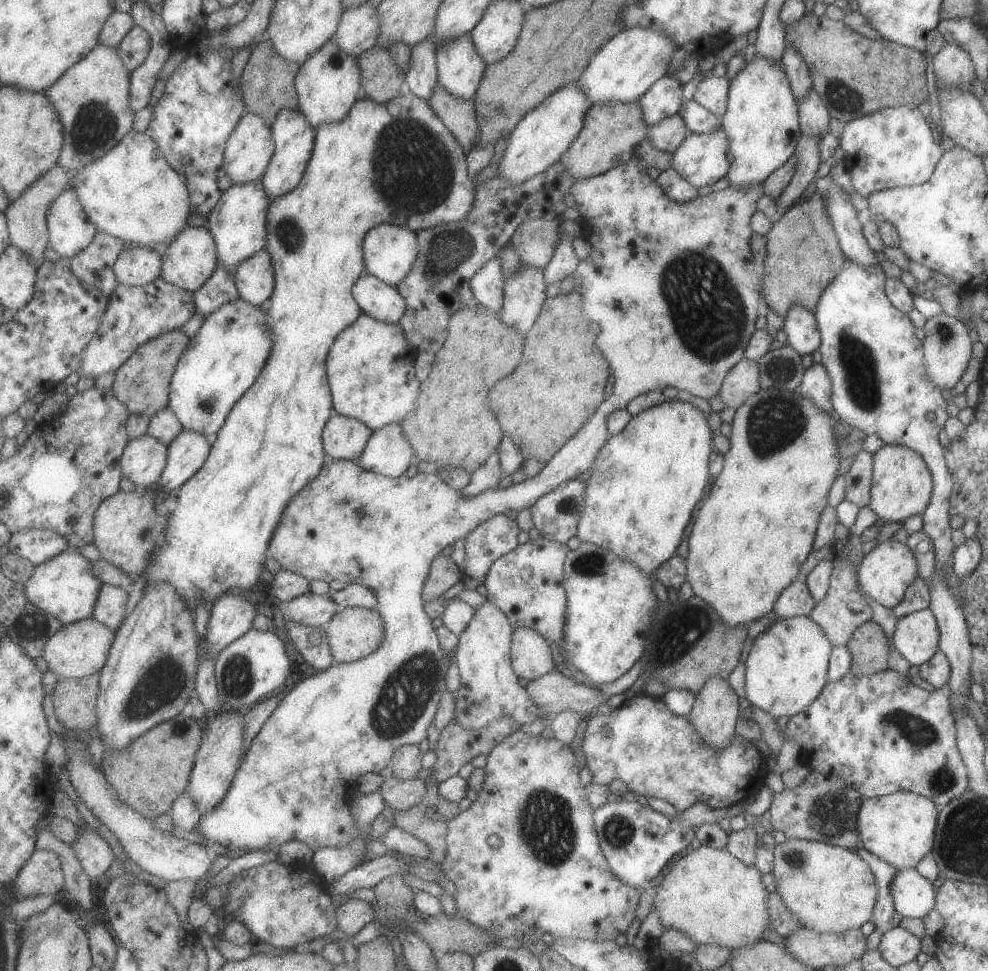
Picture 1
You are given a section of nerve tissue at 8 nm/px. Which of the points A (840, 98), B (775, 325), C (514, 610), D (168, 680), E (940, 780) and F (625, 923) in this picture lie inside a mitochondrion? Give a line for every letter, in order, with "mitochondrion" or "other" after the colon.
A: mitochondrion
B: other
C: other
D: mitochondrion
E: mitochondrion
F: other

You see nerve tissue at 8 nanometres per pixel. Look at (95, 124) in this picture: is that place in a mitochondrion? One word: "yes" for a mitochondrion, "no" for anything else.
yes

